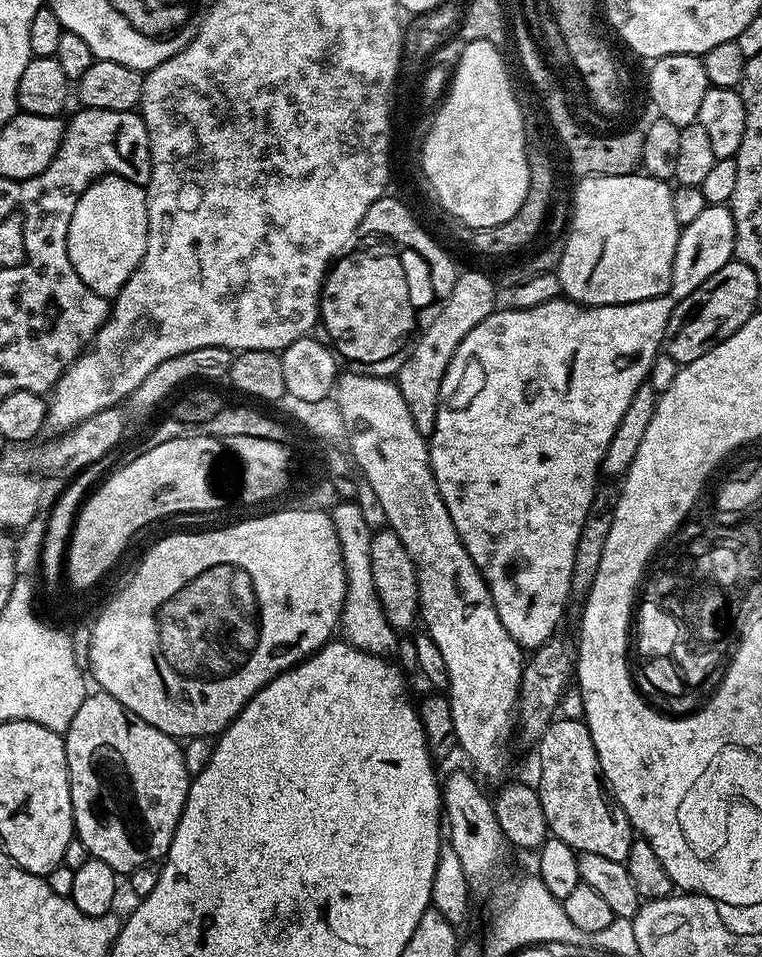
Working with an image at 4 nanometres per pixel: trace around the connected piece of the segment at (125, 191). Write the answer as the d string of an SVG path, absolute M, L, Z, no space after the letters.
M108 173L92 183L75 203L74 214L71 215L70 226L67 228L67 256L88 289L94 290L94 294L99 297L112 300L129 280L130 274L141 264L146 252L148 234L147 189L143 185L130 182L125 176Z

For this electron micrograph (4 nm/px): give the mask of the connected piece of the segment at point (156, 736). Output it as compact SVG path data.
M96 690L93 696L92 693L85 695L82 706L78 706L78 714L74 714L74 722L70 722L64 736L64 749L74 832L86 846L89 857L106 862L106 866L118 874L130 873L143 864L163 861L188 797L190 777L181 741L132 715L118 698Z

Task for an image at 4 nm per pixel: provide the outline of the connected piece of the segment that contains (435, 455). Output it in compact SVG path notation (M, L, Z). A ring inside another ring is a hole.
M710 204L694 222L683 225L680 229L678 246L674 254L672 267L672 284L660 296L649 300L639 300L629 304L611 304L610 306L589 306L578 304L567 298L557 298L550 302L542 302L542 306L533 308L501 307L490 313L458 346L446 374L442 378L442 390L438 402L438 418L430 437L428 453L432 463L432 473L436 479L438 490L442 494L442 502L454 522L454 530L458 530L458 538L466 546L466 554L478 566L482 578L488 584L494 606L498 610L498 618L502 618L502 626L520 644L521 649L535 650L541 648L545 642L557 635L560 619L564 616L564 607L569 607L571 594L571 571L574 567L574 554L578 545L578 536L582 531L582 524L590 510L592 499L598 489L596 475L601 475L601 464L606 454L610 440L626 413L630 400L649 379L649 372L655 358L662 352L666 326L670 322L670 314L682 298L694 294L710 274L718 274L722 266L726 266L733 259L736 251L736 235L734 234L734 218L731 207L723 204Z

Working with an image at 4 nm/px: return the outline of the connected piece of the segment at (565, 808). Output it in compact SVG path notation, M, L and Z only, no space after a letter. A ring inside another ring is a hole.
M557 718L540 735L538 747L538 791L549 833L562 838L562 842L578 854L599 854L614 858L614 862L624 862L630 854L634 829L604 782L598 750L594 750L594 738L590 738L588 725L583 720Z

